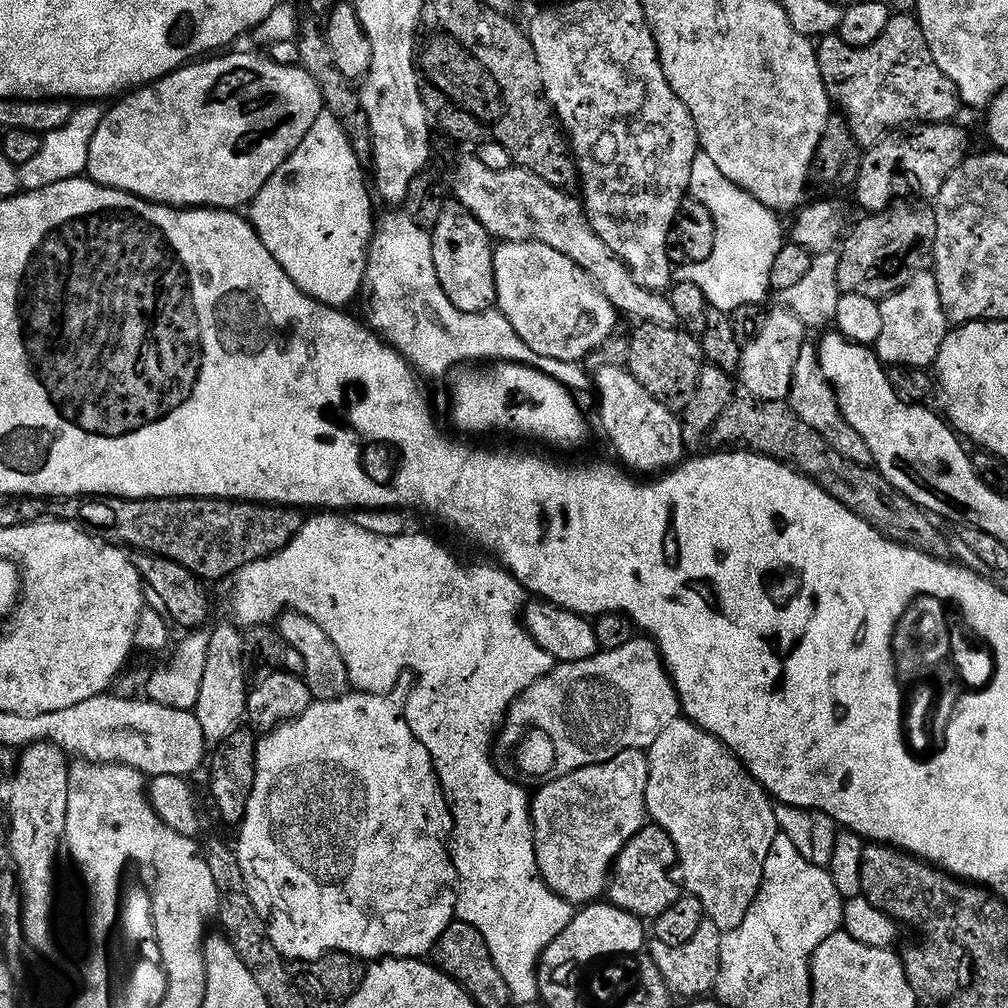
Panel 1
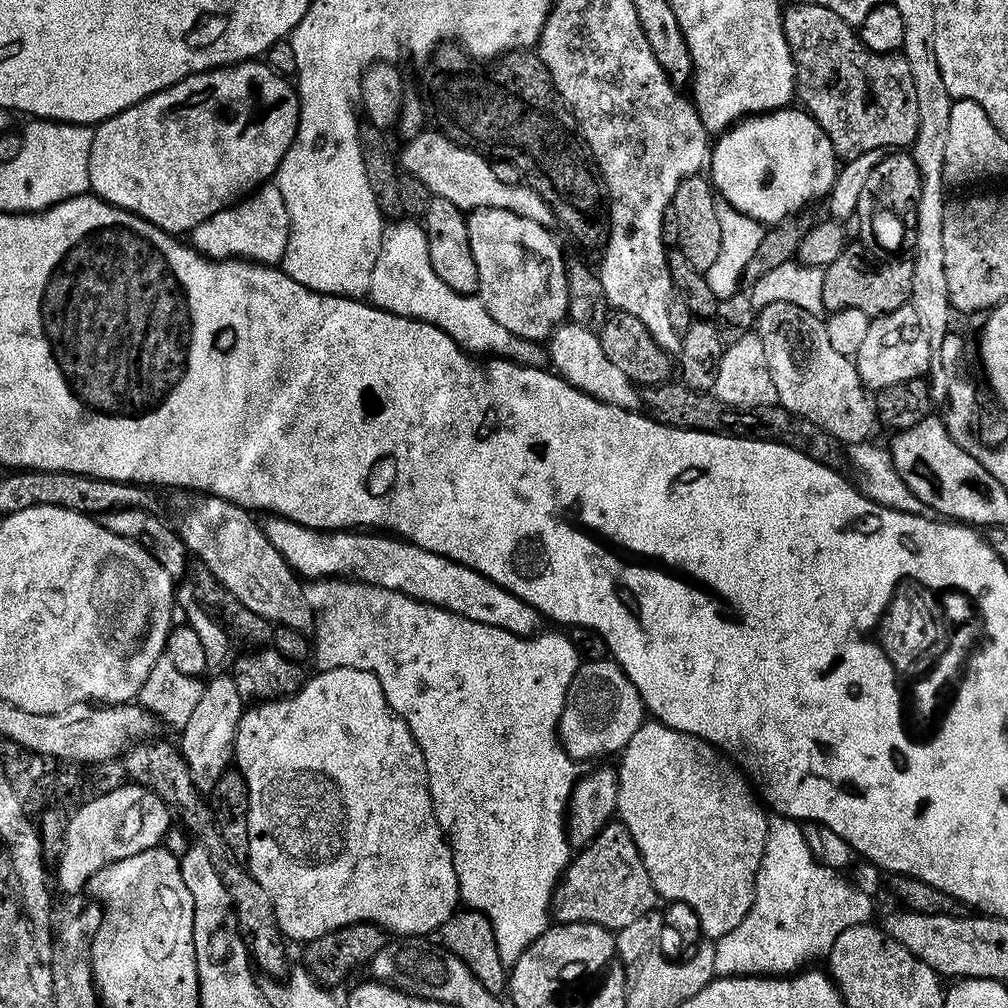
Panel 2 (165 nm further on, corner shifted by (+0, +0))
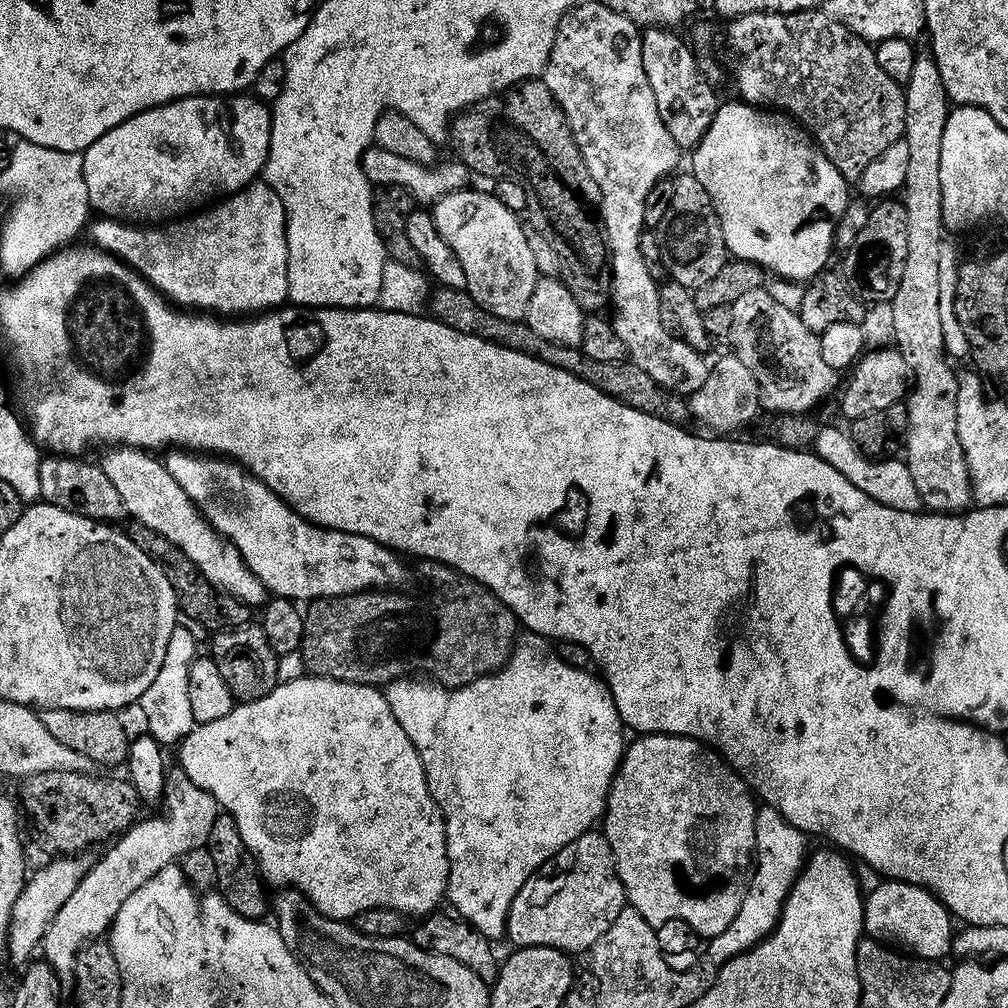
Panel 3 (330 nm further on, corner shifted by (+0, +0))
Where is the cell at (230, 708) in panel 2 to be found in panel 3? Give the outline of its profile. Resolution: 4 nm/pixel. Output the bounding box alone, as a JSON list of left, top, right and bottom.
[42,766,222,985]

